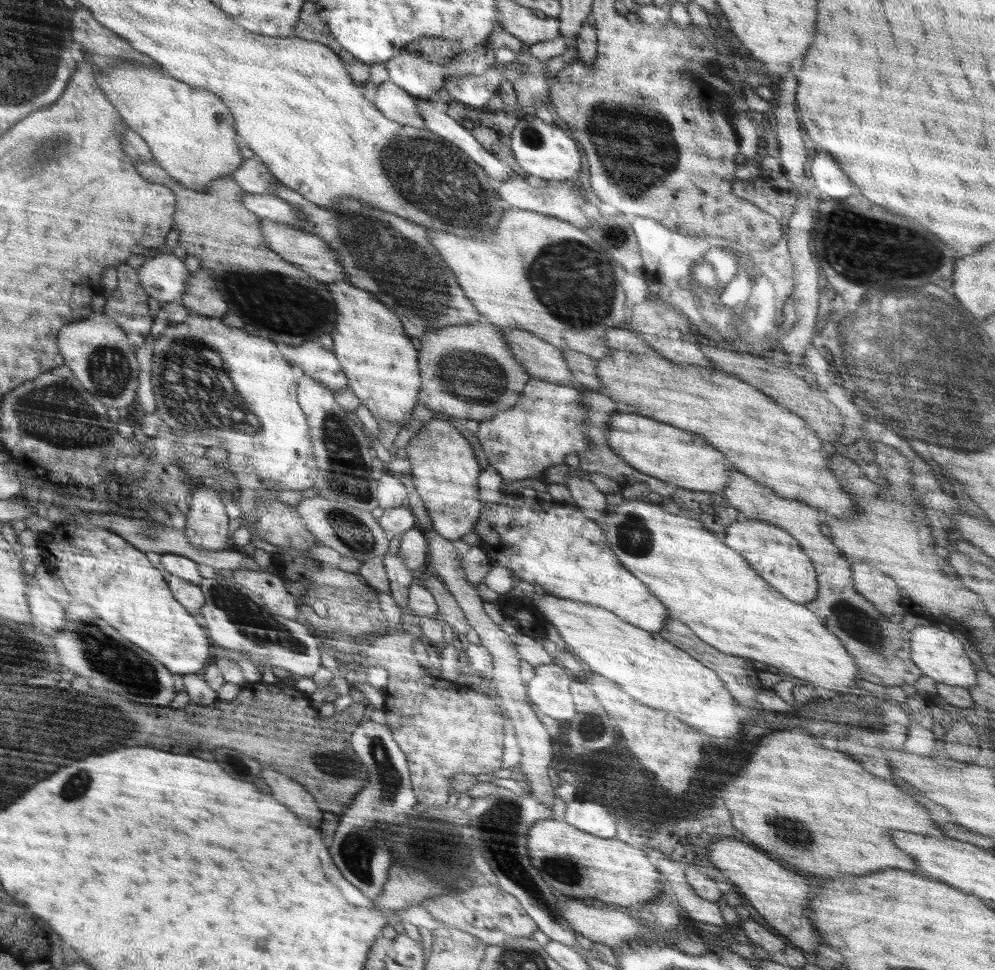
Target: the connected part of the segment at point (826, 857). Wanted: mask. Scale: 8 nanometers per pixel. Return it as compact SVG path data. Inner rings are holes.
M794 728L774 732L760 738L746 766L726 782L722 798L730 811L734 828L772 860L782 860L818 876L864 876L882 868L918 870L914 860L892 844L888 832L904 830L927 837L942 837L942 832L934 826L923 805L900 792L890 781L868 774L860 764L863 764L861 759L854 762L850 756L836 752L836 749L820 746L818 738L806 730Z

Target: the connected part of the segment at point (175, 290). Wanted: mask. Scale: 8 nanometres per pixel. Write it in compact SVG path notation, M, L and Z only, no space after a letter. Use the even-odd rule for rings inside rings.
M162 249L162 254L147 258L140 266L139 281L149 297L167 303L176 301L183 293L190 273L184 261Z

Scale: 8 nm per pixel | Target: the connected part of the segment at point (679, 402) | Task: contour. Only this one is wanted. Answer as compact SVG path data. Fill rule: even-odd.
M629 323L618 326L605 334L605 345L611 351L598 360L595 368L600 379L600 394L611 398L627 412L697 434L727 456L738 472L784 498L800 500L838 518L858 518L853 496L844 494L838 478L831 470L826 470L826 456L829 455L820 450L822 440L801 416L786 410L755 386L722 370L709 371L671 363L628 326Z

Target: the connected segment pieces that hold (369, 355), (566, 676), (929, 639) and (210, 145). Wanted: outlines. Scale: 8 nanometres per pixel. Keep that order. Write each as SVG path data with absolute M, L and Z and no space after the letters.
M346 281L331 282L328 287L338 312L338 322L330 334L333 338L332 351L342 365L348 379L348 388L360 399L361 404L377 417L379 422L386 420L405 426L412 420L410 414L419 400L418 393L421 387L417 361L419 350L412 345L411 337L403 330L400 318L373 297L368 290Z
M553 662L548 665L534 667L536 674L527 684L528 701L534 708L542 713L555 718L556 720L567 723L576 716L576 707L570 692L570 683L575 679L562 664L557 665Z
M934 623L931 625L918 625L909 632L911 653L910 659L922 674L930 676L937 683L950 686L971 687L976 686L976 667L969 656L966 655L960 640L953 632L946 632Z
M102 61L102 64L105 65L100 74L97 77L99 80L98 85L102 89L103 93L107 95L108 99L112 99L116 111L120 112L120 115L123 116L124 122L128 123L129 128L140 134L140 136L146 141L146 144L149 146L153 154L153 162L156 162L160 165L168 175L176 180L178 183L182 184L184 187L195 190L195 191L205 191L208 187L212 186L212 181L218 180L218 178L228 177L232 174L233 170L236 170L238 166L242 164L242 161L245 161L240 152L240 144L234 140L234 136L237 135L236 130L234 130L234 118L230 116L228 108L220 102L220 98L216 98L216 94L208 92L208 90L196 90L196 88L188 88L184 82L168 76L166 72L162 70L154 70L154 68L146 68L146 66L132 66L132 64L122 64L121 62L113 62L111 65L106 64Z

